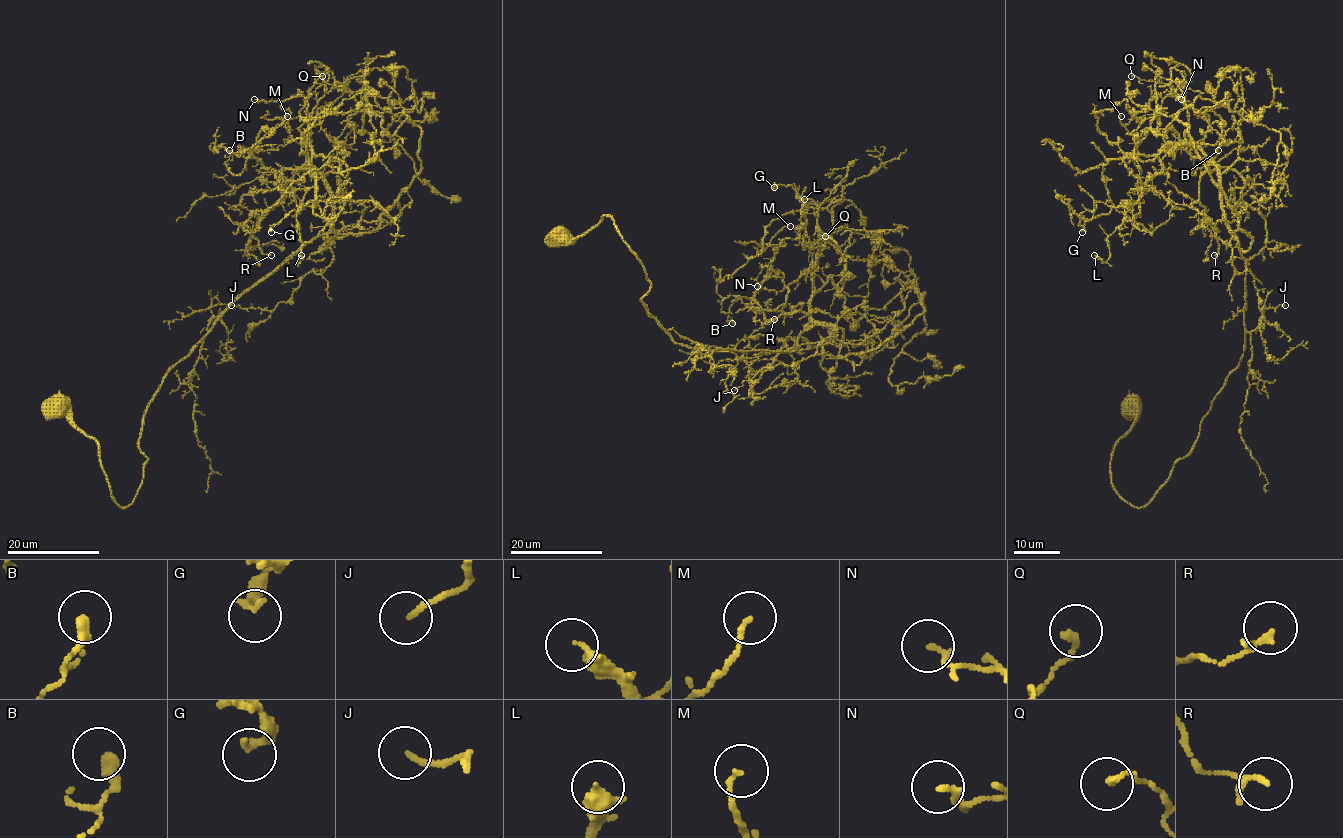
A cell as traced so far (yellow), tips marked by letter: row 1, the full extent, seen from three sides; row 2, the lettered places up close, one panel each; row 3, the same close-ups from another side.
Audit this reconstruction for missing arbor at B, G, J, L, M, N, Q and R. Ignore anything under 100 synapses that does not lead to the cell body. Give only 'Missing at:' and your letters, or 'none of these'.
Missing at: none of these

